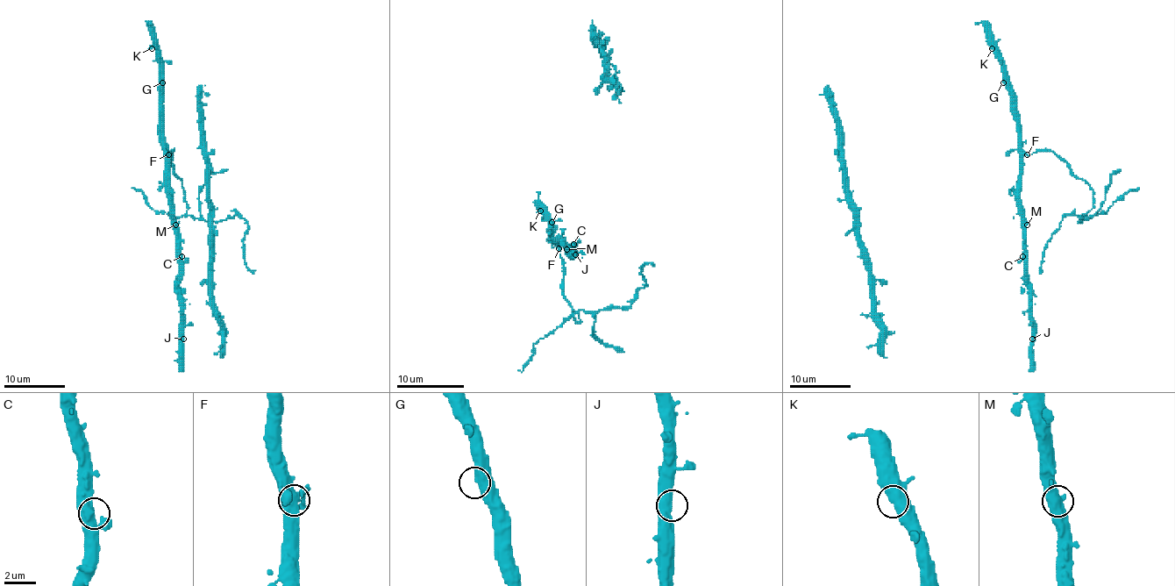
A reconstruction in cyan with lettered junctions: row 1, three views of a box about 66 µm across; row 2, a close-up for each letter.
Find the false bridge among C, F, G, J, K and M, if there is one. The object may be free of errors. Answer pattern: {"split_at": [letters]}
{"split_at": ["F"]}

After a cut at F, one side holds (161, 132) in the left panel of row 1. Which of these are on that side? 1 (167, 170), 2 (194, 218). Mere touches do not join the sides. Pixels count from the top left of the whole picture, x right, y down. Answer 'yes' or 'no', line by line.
1: yes
2: no

